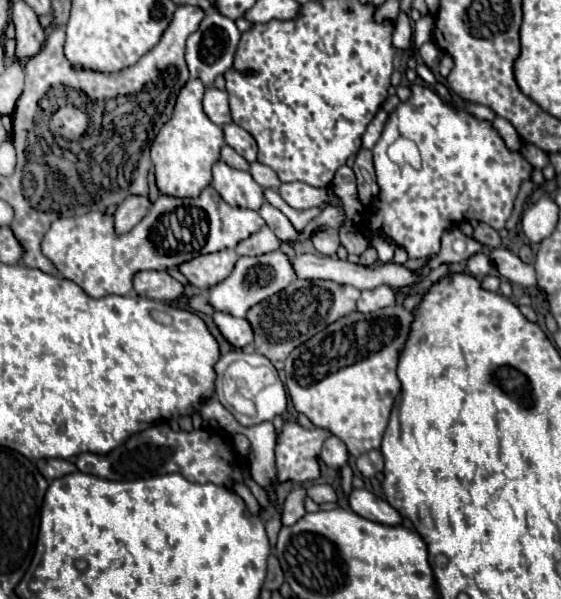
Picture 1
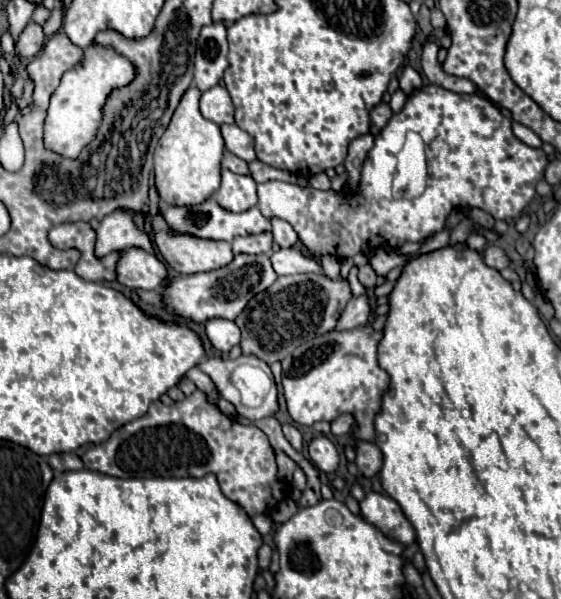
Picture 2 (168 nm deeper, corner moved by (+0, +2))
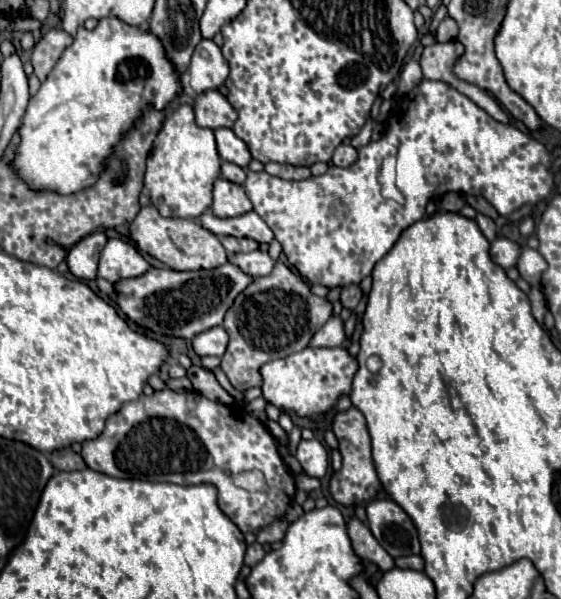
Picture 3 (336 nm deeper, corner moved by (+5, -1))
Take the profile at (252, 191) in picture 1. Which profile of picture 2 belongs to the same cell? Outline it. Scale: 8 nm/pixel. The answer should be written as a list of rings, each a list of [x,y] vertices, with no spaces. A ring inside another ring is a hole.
[[[222,169],[222,183],[216,191],[216,201],[228,211],[246,211],[258,203],[256,181],[250,175],[236,175]]]

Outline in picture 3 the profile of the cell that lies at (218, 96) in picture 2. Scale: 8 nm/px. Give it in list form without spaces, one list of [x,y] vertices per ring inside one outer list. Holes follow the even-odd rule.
[[[207,90],[201,96],[195,98],[195,120],[203,128],[231,128],[237,120],[235,108],[229,104],[229,100],[219,90]]]

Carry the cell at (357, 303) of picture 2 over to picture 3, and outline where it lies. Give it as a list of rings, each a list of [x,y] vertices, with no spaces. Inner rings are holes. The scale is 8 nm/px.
[[[331,318],[309,342],[311,348],[337,348],[345,340],[341,318]]]

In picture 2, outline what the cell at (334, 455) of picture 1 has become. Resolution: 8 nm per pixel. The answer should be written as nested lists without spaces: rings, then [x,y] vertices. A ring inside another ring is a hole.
[[[324,435],[314,437],[312,443],[310,443],[310,447],[308,447],[308,451],[310,451],[312,463],[314,463],[320,471],[324,471],[324,473],[334,473],[334,471],[338,469],[340,455],[338,455],[334,443],[332,443],[328,437],[324,437]]]

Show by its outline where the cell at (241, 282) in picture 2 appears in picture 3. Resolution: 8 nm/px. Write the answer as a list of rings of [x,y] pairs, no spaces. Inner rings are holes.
[[[231,262],[197,272],[175,272],[171,268],[149,268],[147,274],[139,278],[127,278],[113,284],[115,302],[127,314],[129,320],[147,328],[155,334],[175,336],[191,340],[193,336],[219,326],[225,312],[231,308],[235,296],[251,282],[253,278],[243,274]]]

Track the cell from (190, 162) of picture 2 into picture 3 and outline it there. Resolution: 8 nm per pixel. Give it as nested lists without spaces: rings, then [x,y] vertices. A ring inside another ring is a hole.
[[[179,104],[159,130],[153,150],[147,156],[145,188],[153,206],[169,218],[199,218],[211,208],[213,182],[221,170],[221,158],[217,154],[213,130],[195,124],[191,104]]]

